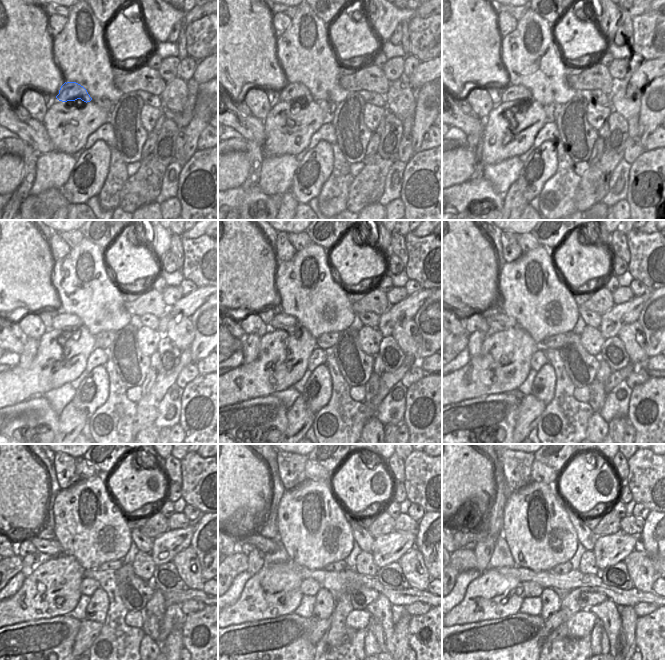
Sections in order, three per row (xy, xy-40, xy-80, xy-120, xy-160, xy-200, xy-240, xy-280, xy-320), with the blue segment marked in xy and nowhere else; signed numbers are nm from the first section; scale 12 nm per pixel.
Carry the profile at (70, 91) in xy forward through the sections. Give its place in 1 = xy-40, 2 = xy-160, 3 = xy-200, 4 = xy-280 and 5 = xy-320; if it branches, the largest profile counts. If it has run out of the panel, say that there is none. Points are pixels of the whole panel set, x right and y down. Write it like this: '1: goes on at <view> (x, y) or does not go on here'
1: goes on at xy-40 (292, 91)
2: goes on at xy-160 (281, 321)
3: goes on at xy-200 (500, 322)
4: goes on at xy-280 (268, 546)
5: goes on at xy-320 (462, 537)

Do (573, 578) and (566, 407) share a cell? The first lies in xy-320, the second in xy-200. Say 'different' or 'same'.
same

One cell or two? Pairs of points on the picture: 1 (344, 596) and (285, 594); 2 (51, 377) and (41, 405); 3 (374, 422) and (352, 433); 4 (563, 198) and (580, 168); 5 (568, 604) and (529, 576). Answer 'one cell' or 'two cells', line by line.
1: two cells
2: two cells
3: two cells
4: two cells
5: one cell

